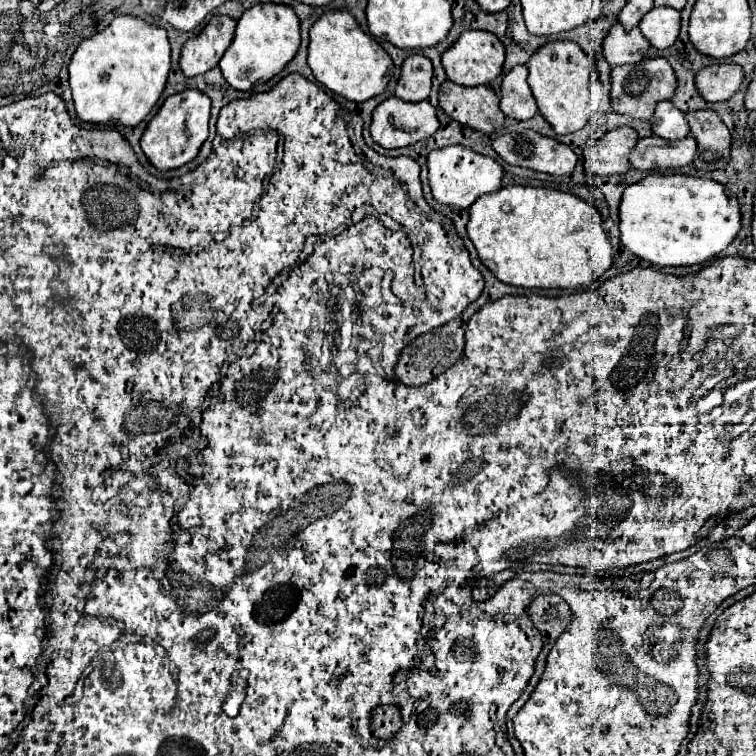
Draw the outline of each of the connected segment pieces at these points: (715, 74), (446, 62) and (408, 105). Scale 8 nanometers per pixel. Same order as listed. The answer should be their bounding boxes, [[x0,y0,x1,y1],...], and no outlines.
[[696,64,744,102],[442,30,506,86],[370,96,438,148]]

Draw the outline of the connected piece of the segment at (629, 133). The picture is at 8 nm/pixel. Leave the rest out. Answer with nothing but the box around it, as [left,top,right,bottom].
[583,126,638,176]

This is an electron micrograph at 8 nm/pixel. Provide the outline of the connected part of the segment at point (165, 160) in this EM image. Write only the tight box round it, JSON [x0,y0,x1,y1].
[140,90,210,170]

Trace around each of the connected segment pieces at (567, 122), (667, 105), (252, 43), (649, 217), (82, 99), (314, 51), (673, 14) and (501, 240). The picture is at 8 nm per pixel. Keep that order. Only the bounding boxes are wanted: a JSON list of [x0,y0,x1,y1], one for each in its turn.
[[526,40,592,134],[650,100,690,140],[220,4,300,90],[620,174,740,266],[70,14,170,126],[308,10,394,102],[640,8,680,50],[468,186,612,290]]

